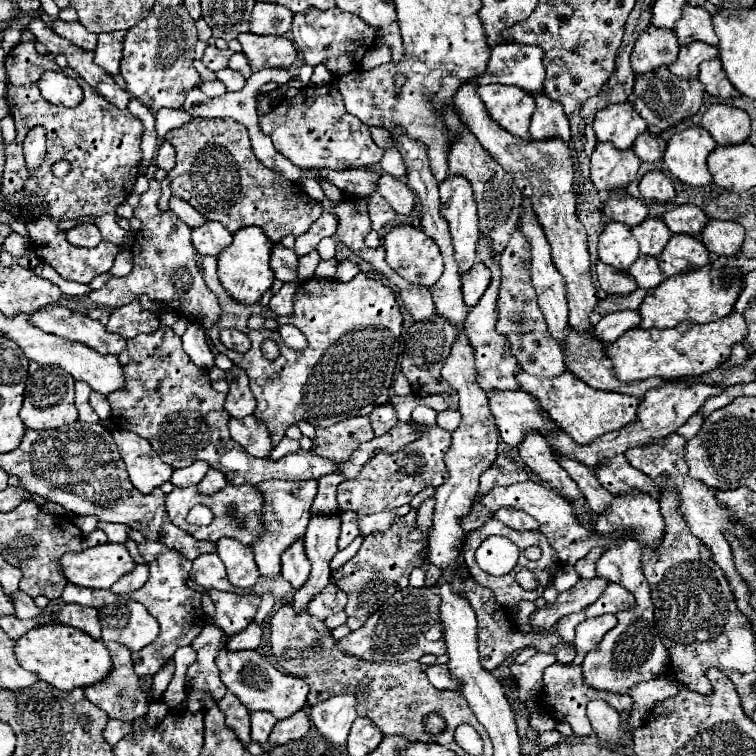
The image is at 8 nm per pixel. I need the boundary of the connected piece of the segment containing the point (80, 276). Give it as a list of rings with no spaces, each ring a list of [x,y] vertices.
[[[40,216],[40,220],[34,222],[24,222],[28,232],[30,232],[30,246],[36,252],[38,258],[42,258],[44,262],[52,264],[52,268],[66,280],[72,282],[82,282],[88,284],[94,276],[108,272],[112,268],[114,256],[118,254],[118,246],[110,244],[110,242],[100,242],[96,248],[74,248],[72,244],[68,244],[66,234],[58,230],[58,224],[52,224],[52,220],[48,220],[48,216]]]

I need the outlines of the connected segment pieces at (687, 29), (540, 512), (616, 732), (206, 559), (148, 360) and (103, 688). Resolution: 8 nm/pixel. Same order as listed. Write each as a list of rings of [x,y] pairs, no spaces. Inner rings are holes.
[[[686,4],[682,12],[684,12],[682,18],[674,26],[680,46],[686,46],[688,42],[694,42],[694,40],[718,46],[718,36],[714,34],[714,28],[712,28],[712,16],[704,8]]]
[[[520,482],[520,484],[512,484],[512,486],[498,486],[498,488],[492,488],[488,494],[476,494],[474,500],[472,500],[472,510],[462,518],[462,528],[464,528],[464,538],[476,530],[476,528],[482,528],[490,518],[494,518],[494,514],[500,510],[500,508],[520,508],[524,510],[526,514],[530,514],[532,518],[536,518],[540,522],[540,532],[548,538],[550,546],[558,552],[562,564],[568,564],[568,566],[574,566],[576,560],[584,558],[588,554],[588,550],[592,550],[594,546],[600,546],[600,548],[608,548],[610,544],[614,544],[614,540],[620,536],[618,532],[614,532],[612,536],[598,536],[596,532],[584,528],[574,516],[572,516],[572,506],[568,504],[568,500],[564,500],[558,492],[554,492],[552,488],[546,488],[538,482]]]
[[[592,700],[588,704],[588,718],[596,736],[604,742],[618,742],[622,738],[622,718],[604,700]]]
[[[200,554],[194,562],[189,573],[191,580],[204,588],[216,590],[240,590],[232,586],[226,578],[226,570],[222,560],[216,554]]]
[[[160,326],[152,336],[140,334],[132,340],[126,340],[124,352],[118,356],[126,374],[126,388],[120,392],[108,394],[112,408],[112,422],[118,430],[136,432],[146,438],[154,452],[172,468],[186,468],[196,460],[204,460],[210,468],[220,470],[226,480],[234,486],[240,484],[260,484],[270,478],[280,480],[318,480],[326,474],[340,472],[346,480],[358,476],[364,464],[378,452],[396,452],[416,440],[420,432],[412,428],[410,422],[398,422],[392,432],[378,436],[370,442],[360,444],[344,464],[336,464],[328,458],[316,456],[314,452],[294,452],[274,462],[270,458],[248,456],[228,432],[228,412],[224,412],[226,394],[220,394],[212,388],[208,370],[192,364],[190,356],[182,350],[180,336],[168,326]]]
[[[104,642],[104,646],[108,648],[108,652],[112,656],[112,670],[98,684],[86,686],[84,688],[84,694],[86,694],[86,698],[94,706],[98,706],[100,710],[104,710],[110,718],[122,720],[122,722],[134,722],[134,720],[142,718],[144,712],[148,712],[148,704],[150,702],[148,702],[148,698],[144,696],[144,692],[140,688],[140,678],[134,672],[134,664],[132,664],[132,658],[130,658],[130,650],[124,648],[122,644],[116,644],[116,642]]]

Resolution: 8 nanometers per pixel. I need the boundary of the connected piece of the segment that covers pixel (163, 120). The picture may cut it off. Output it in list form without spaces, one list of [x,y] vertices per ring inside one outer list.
[[[182,108],[180,110],[160,110],[156,112],[156,132],[160,138],[166,136],[168,130],[174,130],[174,128],[180,128],[184,126],[192,116],[188,116],[188,112],[184,112]]]

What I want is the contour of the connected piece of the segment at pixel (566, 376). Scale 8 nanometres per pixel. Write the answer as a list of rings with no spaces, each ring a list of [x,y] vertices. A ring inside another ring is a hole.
[[[520,370],[516,374],[516,380],[520,388],[528,394],[532,394],[544,412],[566,432],[574,438],[576,444],[590,444],[592,440],[600,438],[606,432],[620,430],[626,424],[630,424],[636,416],[636,408],[640,404],[638,398],[634,396],[620,396],[614,392],[604,392],[604,390],[594,390],[582,380],[576,380],[572,372],[564,372],[562,376],[556,378],[536,378]]]

